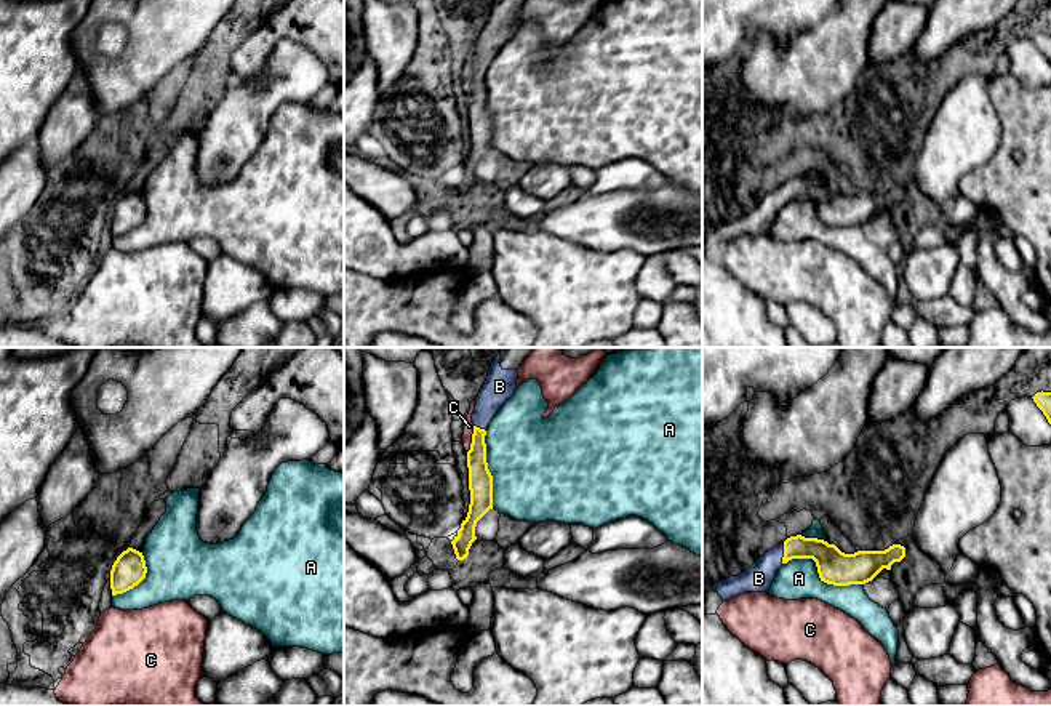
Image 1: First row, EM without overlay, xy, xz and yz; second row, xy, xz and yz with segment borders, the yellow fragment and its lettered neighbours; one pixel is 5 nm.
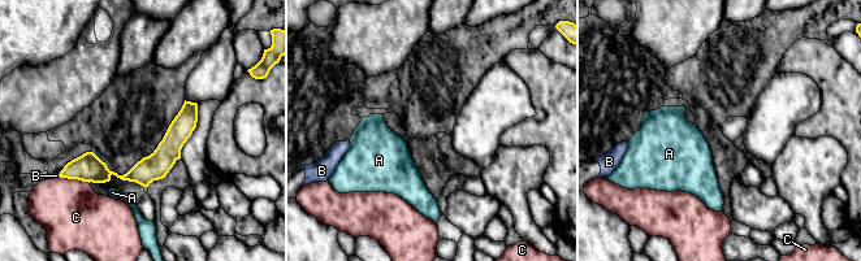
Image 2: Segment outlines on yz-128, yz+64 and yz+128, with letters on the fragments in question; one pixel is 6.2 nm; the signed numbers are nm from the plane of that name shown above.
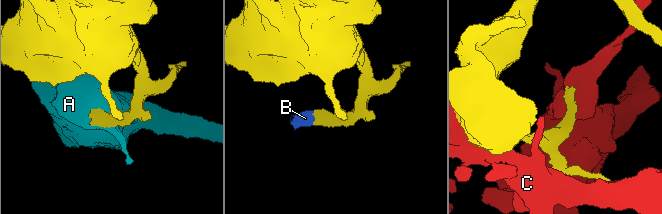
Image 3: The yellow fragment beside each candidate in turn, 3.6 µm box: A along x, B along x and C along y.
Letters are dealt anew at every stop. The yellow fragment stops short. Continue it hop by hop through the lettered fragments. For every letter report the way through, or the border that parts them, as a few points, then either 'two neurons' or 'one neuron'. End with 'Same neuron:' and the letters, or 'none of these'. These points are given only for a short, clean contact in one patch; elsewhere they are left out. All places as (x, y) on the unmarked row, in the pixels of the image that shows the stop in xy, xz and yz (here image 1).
A: two neurons
B: runs through yz (832, 207), (816, 191), (784, 194), (759, 220); one neuron
C: two neurons
Same neuron: B

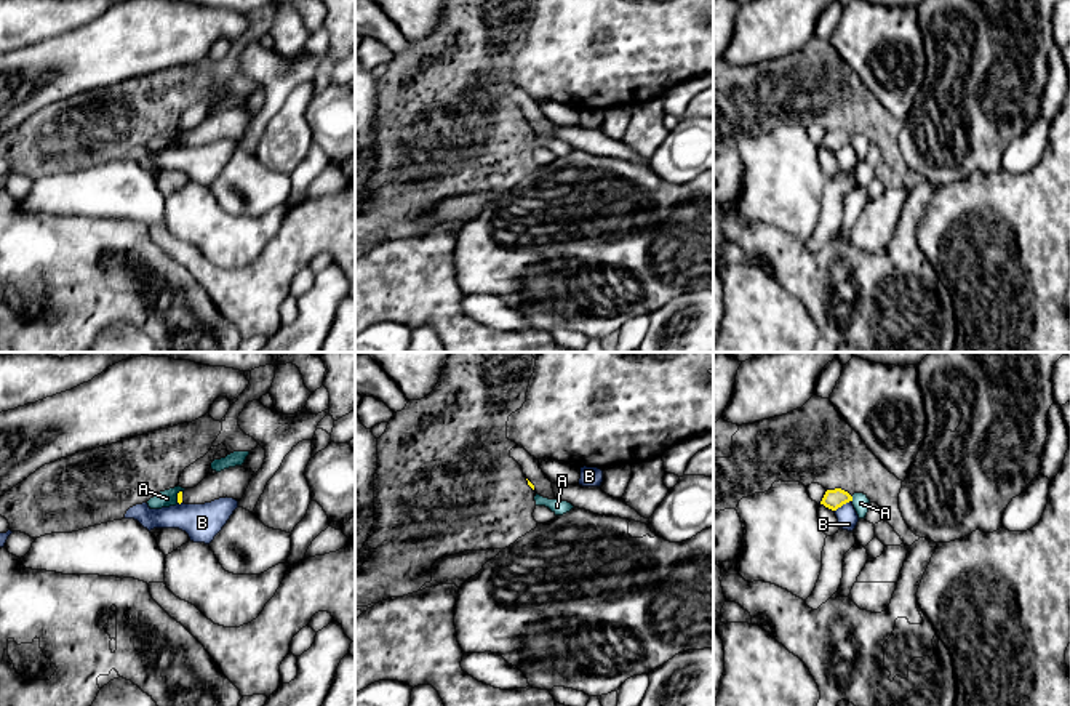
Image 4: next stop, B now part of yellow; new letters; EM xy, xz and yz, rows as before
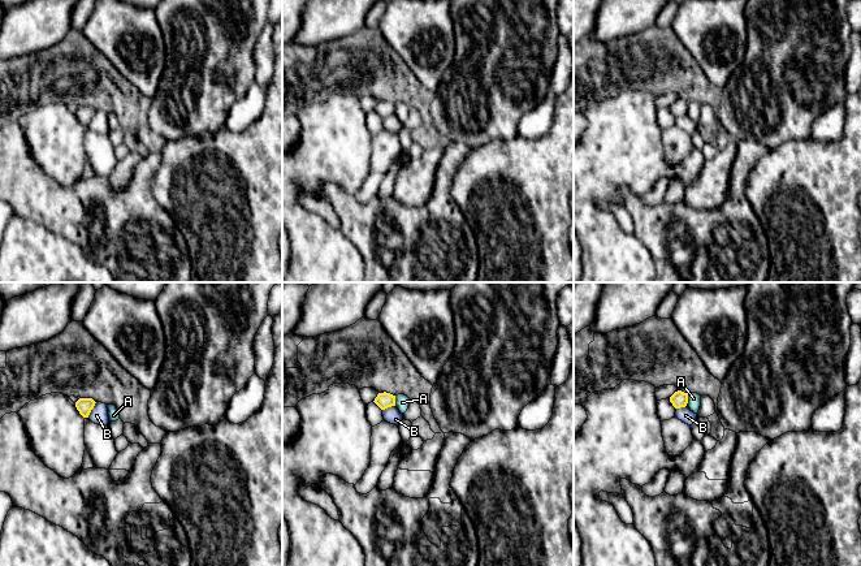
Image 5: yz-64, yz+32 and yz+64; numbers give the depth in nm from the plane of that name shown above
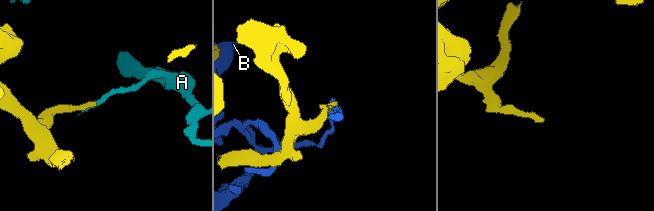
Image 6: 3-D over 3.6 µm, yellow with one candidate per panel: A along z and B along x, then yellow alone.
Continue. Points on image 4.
A: border along yz (851, 138), (853, 141); two neurons
B: two neurons
Same neuron: none of these

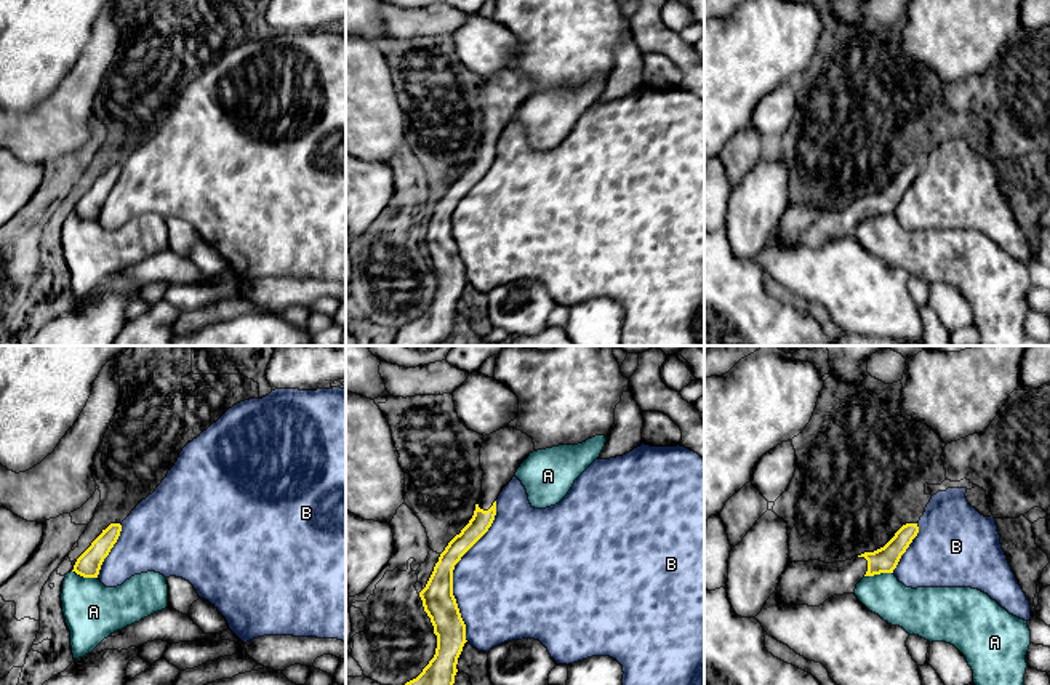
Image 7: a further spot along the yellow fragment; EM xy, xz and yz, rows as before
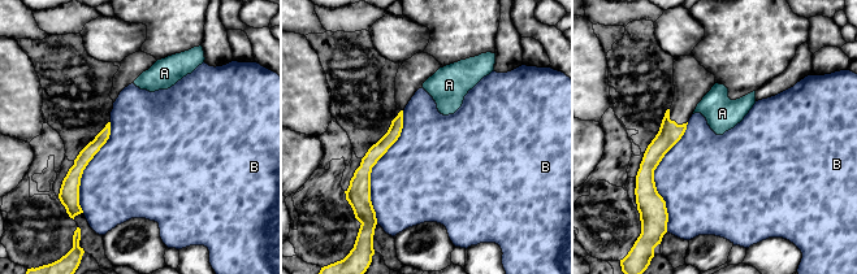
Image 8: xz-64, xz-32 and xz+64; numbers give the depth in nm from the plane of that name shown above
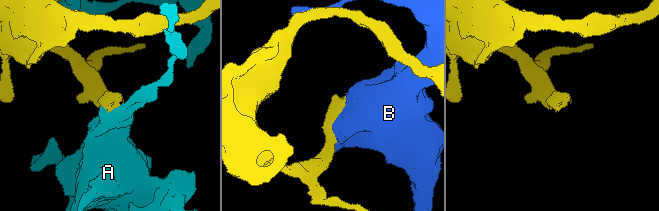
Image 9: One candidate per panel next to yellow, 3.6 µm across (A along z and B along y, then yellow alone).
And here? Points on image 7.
A: two neurons
B: two neurons
Same neuron: none of these

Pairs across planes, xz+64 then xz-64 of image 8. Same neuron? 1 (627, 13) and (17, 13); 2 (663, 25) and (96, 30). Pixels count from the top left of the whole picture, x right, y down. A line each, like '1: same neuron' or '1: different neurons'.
1: different neurons
2: same neuron

